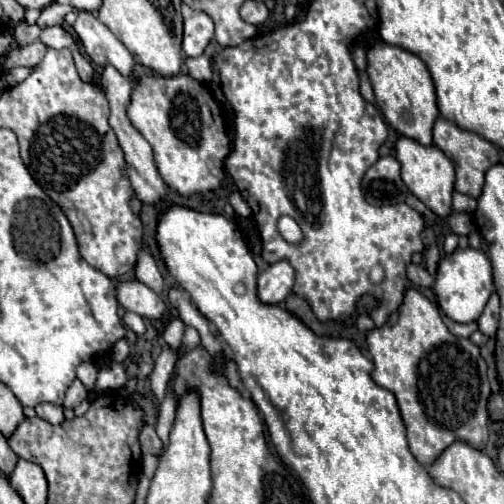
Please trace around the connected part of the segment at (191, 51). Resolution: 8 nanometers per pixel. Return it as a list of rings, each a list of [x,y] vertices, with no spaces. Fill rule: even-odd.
[[[181,6],[183,10],[183,52],[187,56],[201,56],[209,40],[213,38],[215,26],[209,14]]]

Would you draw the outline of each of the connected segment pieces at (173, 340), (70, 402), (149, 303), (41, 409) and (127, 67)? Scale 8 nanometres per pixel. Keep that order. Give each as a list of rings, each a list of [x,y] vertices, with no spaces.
[[[177,318],[177,320],[171,320],[171,322],[169,322],[169,326],[167,326],[167,330],[165,330],[163,338],[167,340],[167,344],[169,344],[169,346],[179,348],[179,346],[181,346],[181,342],[183,342],[183,332],[185,332],[185,324]]]
[[[73,380],[73,384],[71,384],[69,390],[67,390],[67,398],[65,398],[63,406],[67,406],[67,408],[75,408],[81,400],[87,398],[87,394],[89,394],[87,386],[85,386],[81,380]]]
[[[123,280],[117,284],[117,300],[123,308],[147,316],[147,318],[161,318],[165,312],[165,302],[157,296],[149,286],[141,284],[139,280]]]
[[[47,402],[37,404],[35,412],[37,412],[39,418],[43,418],[43,420],[47,420],[51,424],[59,424],[63,420],[63,408],[57,406],[57,404],[47,404]]]
[[[79,12],[73,24],[75,36],[81,42],[83,52],[91,58],[93,64],[115,66],[125,78],[133,74],[133,56],[125,48],[125,44],[97,20],[93,12]]]

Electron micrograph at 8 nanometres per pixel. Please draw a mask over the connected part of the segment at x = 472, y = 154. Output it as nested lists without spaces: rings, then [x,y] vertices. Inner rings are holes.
[[[437,118],[435,120],[433,144],[437,148],[441,148],[445,152],[445,156],[453,162],[455,190],[461,192],[461,194],[473,196],[473,198],[477,198],[481,194],[481,186],[483,186],[483,180],[485,180],[485,170],[501,160],[499,152],[495,150],[495,146],[489,140],[485,140],[479,134],[473,134],[469,130],[461,130],[457,124],[453,124],[453,122],[445,120],[445,118]]]

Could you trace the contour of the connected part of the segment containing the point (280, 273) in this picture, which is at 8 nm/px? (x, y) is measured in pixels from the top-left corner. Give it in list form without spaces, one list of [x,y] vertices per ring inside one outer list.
[[[287,260],[271,264],[259,274],[259,298],[265,304],[283,304],[295,282],[295,270]]]

